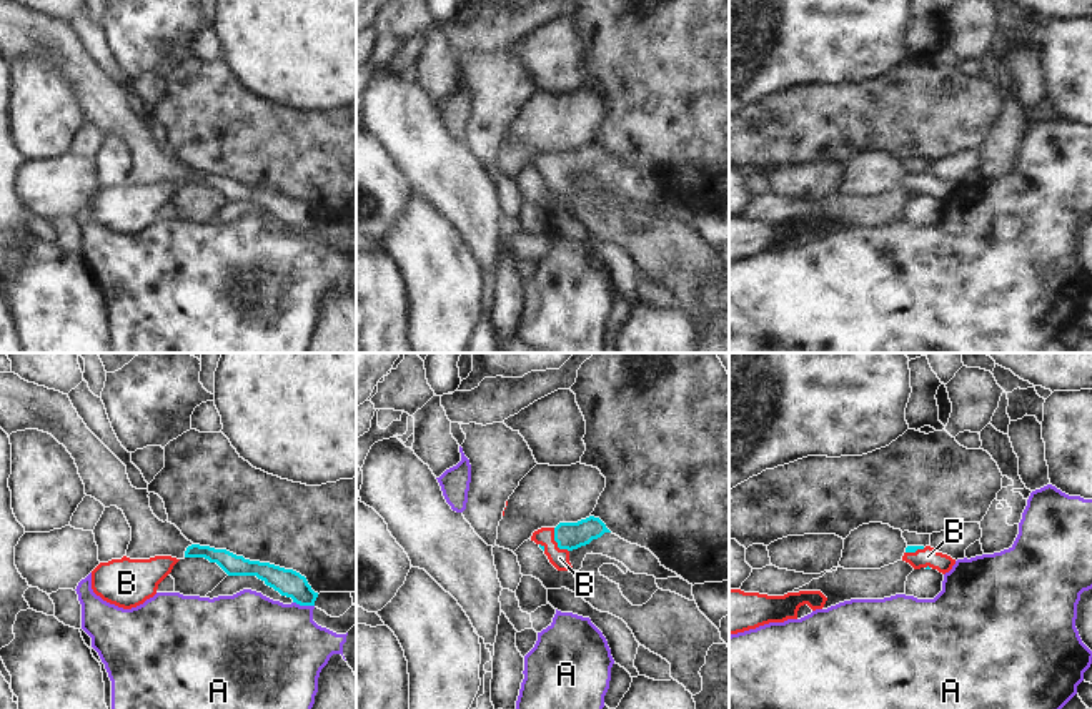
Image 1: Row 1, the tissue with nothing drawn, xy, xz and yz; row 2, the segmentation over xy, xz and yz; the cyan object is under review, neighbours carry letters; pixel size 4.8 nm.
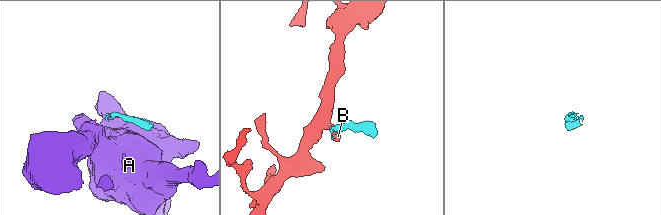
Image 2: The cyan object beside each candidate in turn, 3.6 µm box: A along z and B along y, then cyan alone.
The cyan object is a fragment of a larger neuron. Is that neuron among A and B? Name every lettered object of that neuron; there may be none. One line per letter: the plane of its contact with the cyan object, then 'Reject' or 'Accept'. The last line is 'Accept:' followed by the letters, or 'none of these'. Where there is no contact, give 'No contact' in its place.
A: Touches cyan in xy. Reject
B: Touches cyan in xz. Accept
Accept: B

